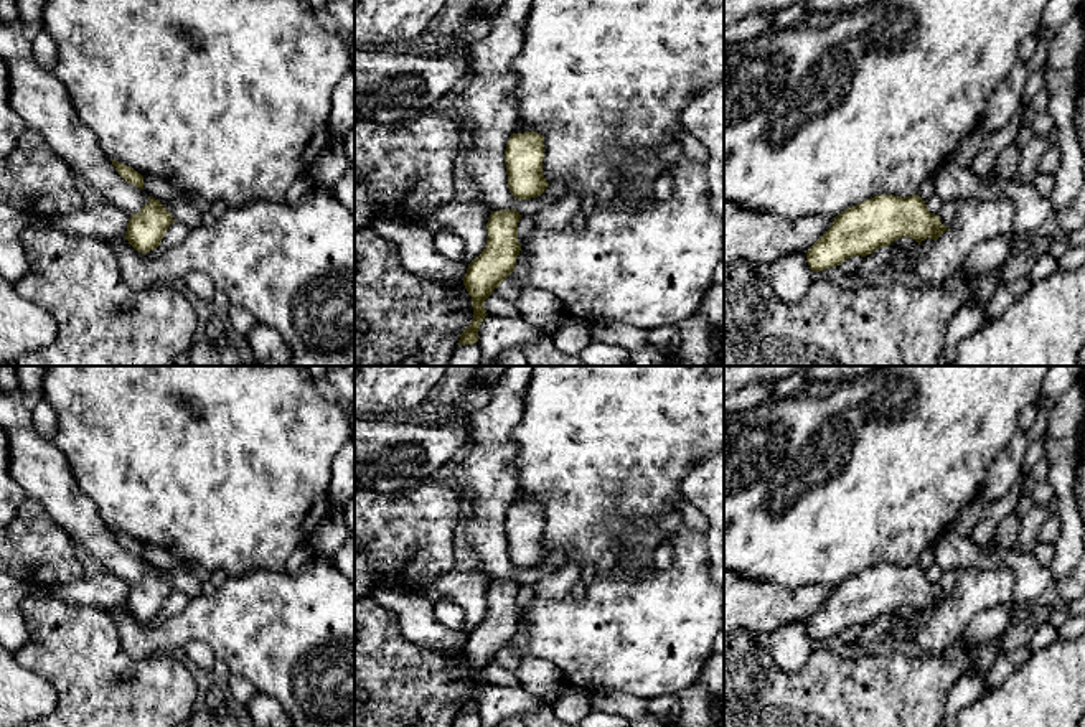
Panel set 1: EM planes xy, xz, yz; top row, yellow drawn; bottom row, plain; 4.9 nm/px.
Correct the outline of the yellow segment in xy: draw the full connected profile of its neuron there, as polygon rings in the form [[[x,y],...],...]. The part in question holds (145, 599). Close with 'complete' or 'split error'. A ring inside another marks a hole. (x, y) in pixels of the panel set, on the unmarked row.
[[[148,567],[147,574],[137,584],[130,585],[125,600],[129,613],[142,623],[157,618],[167,598],[175,590],[160,569]]] | complete

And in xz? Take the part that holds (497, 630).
[[[516,579],[491,580],[486,592],[486,615],[481,623],[468,633],[462,648],[472,666],[473,689],[460,704],[460,714],[478,711],[478,699],[488,684],[483,673],[495,658],[514,640],[521,620],[518,612],[518,592],[521,584]]] | complete

